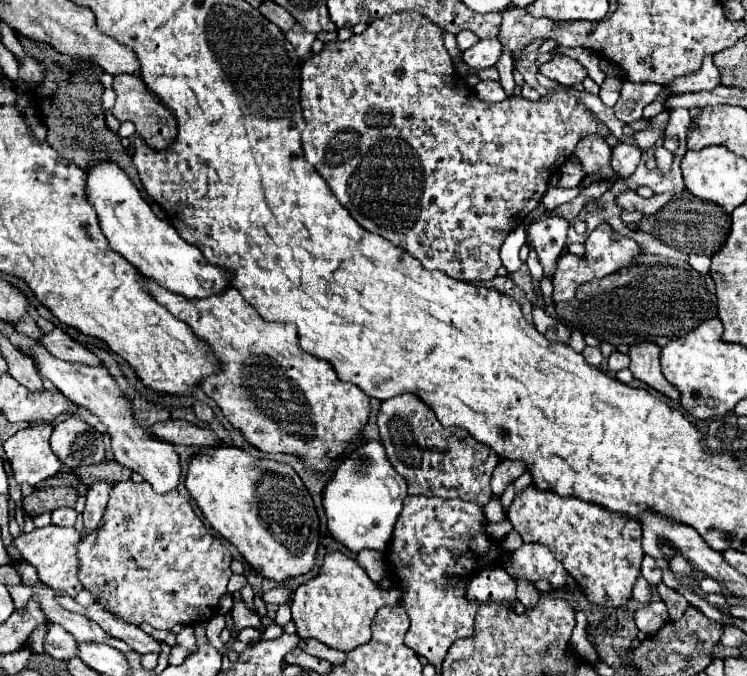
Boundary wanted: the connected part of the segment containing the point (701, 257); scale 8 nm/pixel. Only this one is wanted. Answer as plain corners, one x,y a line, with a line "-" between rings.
689,254
689,264
697,272
707,274
709,272
709,266
711,266
711,256
707,256
707,254

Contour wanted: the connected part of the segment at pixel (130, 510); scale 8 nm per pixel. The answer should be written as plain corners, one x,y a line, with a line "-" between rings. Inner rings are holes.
133,480
113,486
103,516
103,526
81,540
77,556
79,580
85,590
93,592
101,604
119,614
125,622
147,622
159,630
171,630
175,624
197,624
213,618
217,614
219,598
225,594
227,582
233,574
229,568
233,560
231,552
205,528
185,496
181,496
177,490
157,494
151,484
137,484

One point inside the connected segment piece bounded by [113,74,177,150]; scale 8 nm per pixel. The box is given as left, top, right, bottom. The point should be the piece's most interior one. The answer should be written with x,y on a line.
155,124

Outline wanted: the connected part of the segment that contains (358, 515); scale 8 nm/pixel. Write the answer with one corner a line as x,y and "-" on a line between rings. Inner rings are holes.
379,440
359,444
331,474
323,488
323,508
331,536
351,552
363,548
383,552
389,546
395,520
407,496
407,482
389,462

